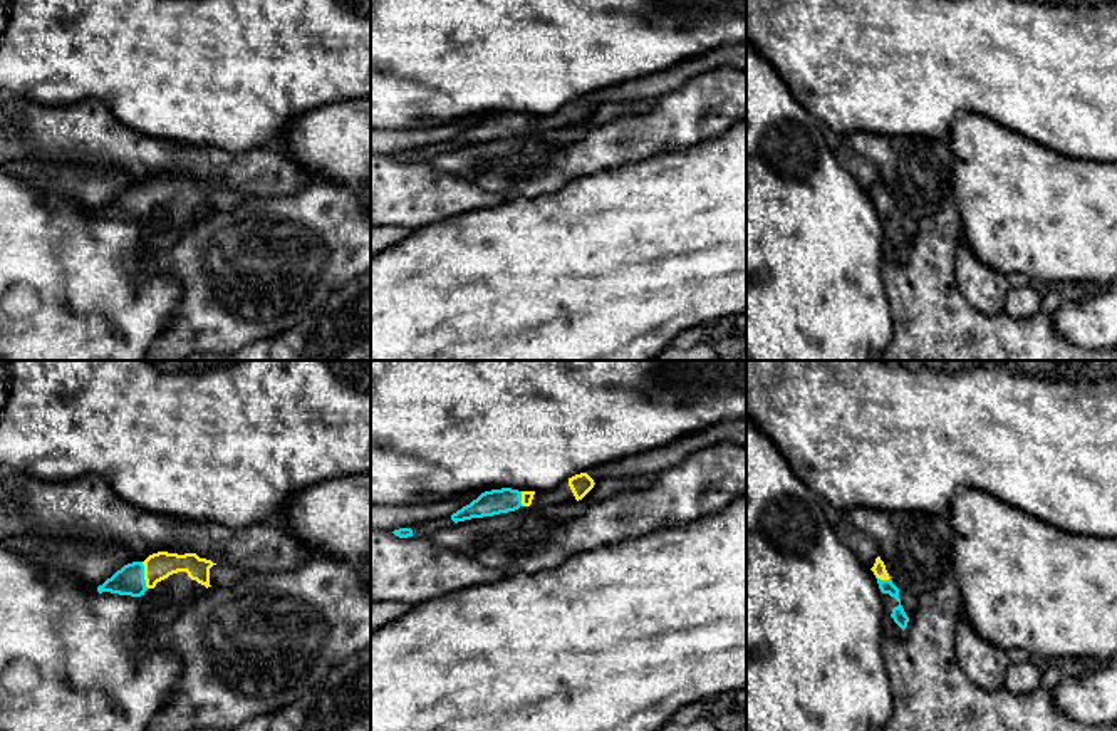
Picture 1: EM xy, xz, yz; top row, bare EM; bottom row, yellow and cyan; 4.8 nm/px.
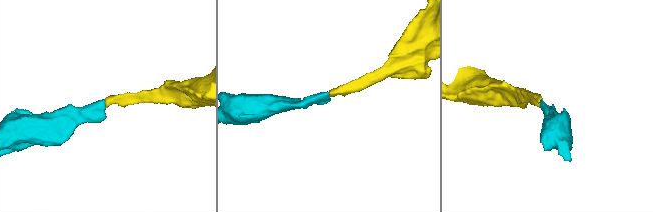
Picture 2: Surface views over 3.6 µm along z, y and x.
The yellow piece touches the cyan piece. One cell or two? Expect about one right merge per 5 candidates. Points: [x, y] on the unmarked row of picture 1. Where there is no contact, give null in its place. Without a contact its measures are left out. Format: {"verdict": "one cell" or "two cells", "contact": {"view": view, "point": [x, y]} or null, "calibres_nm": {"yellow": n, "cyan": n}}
{"verdict": "one cell", "contact": {"view": "xy", "point": [145, 200]}, "calibres_nm": {"yellow": 130, "cyan": 140}}

